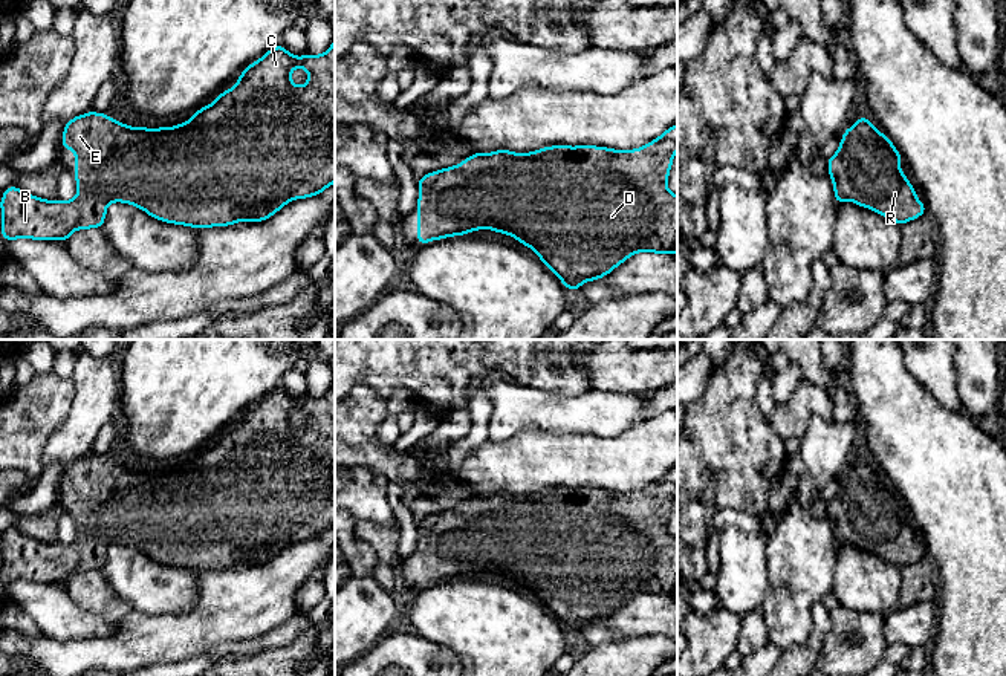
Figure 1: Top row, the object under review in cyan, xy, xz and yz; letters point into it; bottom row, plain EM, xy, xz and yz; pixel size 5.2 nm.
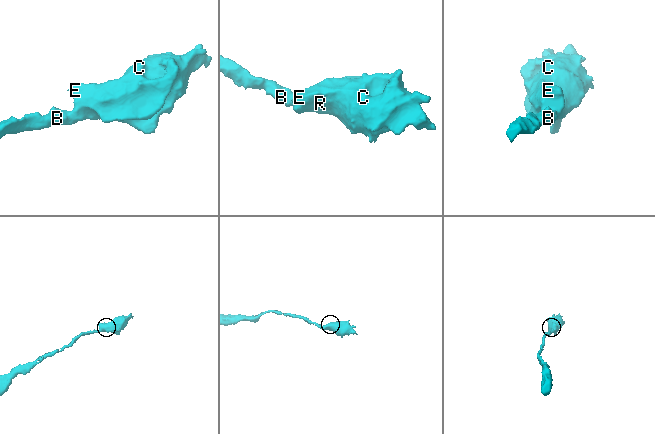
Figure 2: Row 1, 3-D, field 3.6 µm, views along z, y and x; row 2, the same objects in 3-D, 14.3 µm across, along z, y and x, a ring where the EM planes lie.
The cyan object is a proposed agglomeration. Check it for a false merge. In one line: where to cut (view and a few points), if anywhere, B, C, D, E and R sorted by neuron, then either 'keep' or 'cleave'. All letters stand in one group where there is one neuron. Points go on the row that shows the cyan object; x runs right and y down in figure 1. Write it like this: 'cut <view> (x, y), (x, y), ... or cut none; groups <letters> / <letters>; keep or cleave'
cut none; groups B C D E R; keep

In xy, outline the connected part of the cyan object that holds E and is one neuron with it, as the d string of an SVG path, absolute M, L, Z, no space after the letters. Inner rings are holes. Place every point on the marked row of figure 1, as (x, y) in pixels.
M335 38L323 55L294 57L281 44L251 63L239 83L222 92L217 99L199 109L193 118L174 127L153 132L144 125L128 127L105 113L87 112L67 121L61 145L75 151L75 180L78 194L64 202L44 200L18 190L15 185L3 191L0 226L5 240L28 237L32 240L67 242L75 229L101 228L107 205L130 203L156 220L191 228L228 226L242 220L264 222L295 199L321 194L335 182ZM295 67L307 70L309 80L298 87L292 83Z

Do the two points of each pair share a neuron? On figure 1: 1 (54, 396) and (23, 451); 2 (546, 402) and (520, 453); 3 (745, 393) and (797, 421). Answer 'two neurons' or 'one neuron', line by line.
1: one neuron
2: two neurons
3: two neurons

